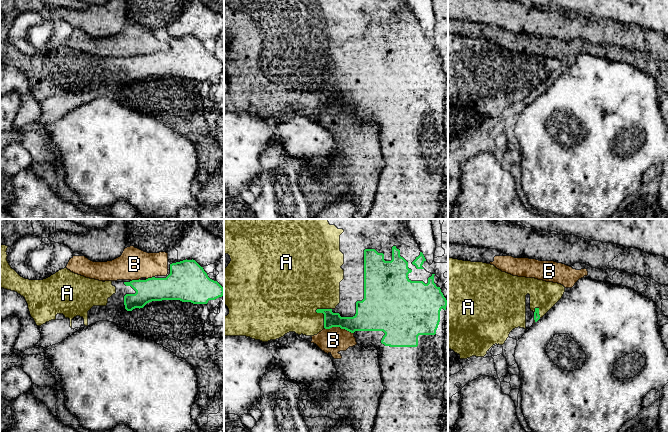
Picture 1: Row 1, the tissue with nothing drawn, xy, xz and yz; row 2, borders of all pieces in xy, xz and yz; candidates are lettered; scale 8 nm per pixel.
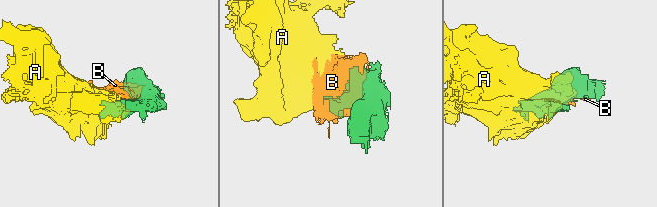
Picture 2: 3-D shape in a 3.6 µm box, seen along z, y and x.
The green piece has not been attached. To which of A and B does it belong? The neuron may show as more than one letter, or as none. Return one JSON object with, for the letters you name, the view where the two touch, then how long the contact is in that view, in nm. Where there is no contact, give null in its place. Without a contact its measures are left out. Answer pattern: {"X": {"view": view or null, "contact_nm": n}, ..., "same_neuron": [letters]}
{"A": {"view": "xz", "contact_nm": 170}, "same_neuron": ["A"]}

